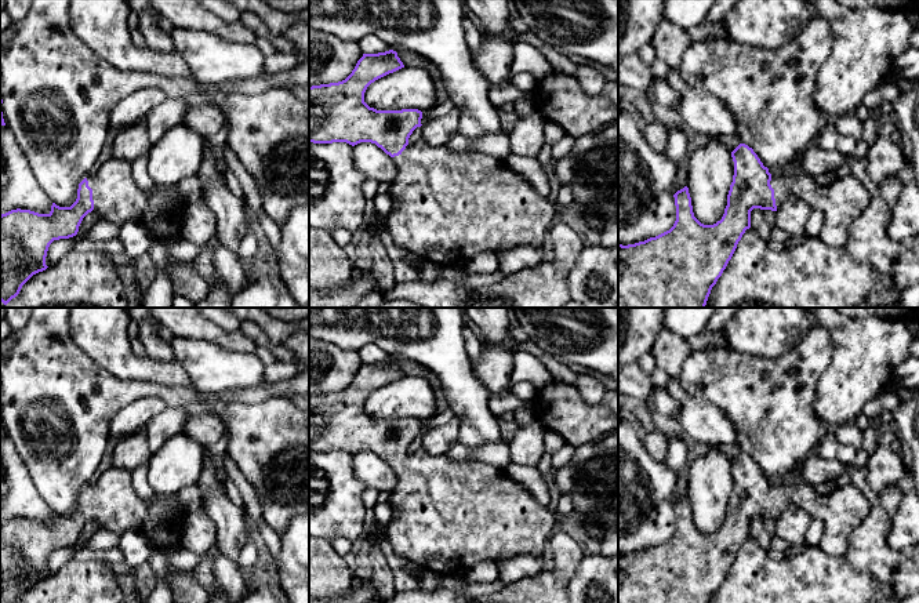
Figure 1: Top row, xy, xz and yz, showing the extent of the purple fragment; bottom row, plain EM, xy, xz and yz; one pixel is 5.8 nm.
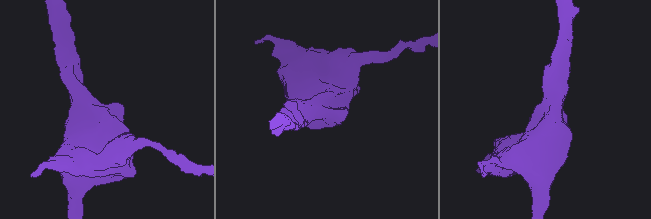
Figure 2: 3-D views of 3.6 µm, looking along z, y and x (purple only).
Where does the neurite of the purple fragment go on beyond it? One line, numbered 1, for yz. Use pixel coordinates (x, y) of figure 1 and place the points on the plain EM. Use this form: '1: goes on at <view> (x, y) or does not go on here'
1: goes on at yz (841, 511)

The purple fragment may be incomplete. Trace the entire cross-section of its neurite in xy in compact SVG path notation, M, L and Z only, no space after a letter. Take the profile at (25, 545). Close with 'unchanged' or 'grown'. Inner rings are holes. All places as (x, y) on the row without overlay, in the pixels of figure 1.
M112 466L79 493L77 508L70 516L52 512L48 523L17 517L0 524L0 603L19 603L33 584L46 580L50 553L76 545L83 527L92 519L119 535L130 530L139 531L150 540L155 549L161 549L179 545L185 515L175 494L141 498L132 487L131 471Z; grown

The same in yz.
M745 453L733 461L734 484L727 504L727 515L720 530L713 534L701 533L693 522L689 497L678 500L675 506L676 530L673 535L644 551L618 553L618 603L711 603L731 569L738 551L751 537L753 517L777 520L781 512L796 505L810 517L824 524L818 546L836 556L846 556L849 540L858 524L869 515L872 506L854 483L840 486L829 494L818 494L807 483L770 483L758 464Z; grown

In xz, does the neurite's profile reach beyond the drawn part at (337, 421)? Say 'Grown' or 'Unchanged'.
Grown

